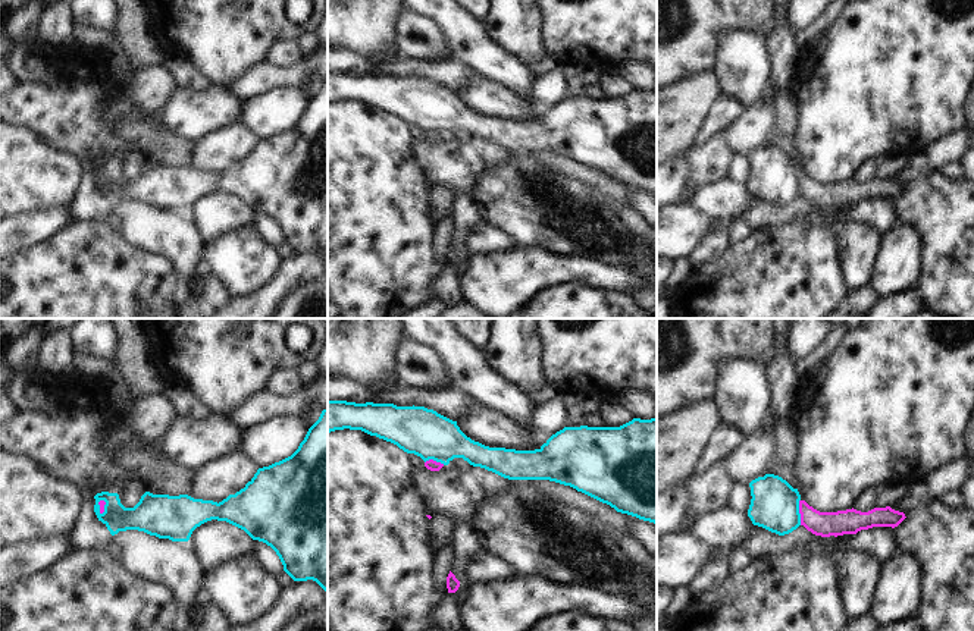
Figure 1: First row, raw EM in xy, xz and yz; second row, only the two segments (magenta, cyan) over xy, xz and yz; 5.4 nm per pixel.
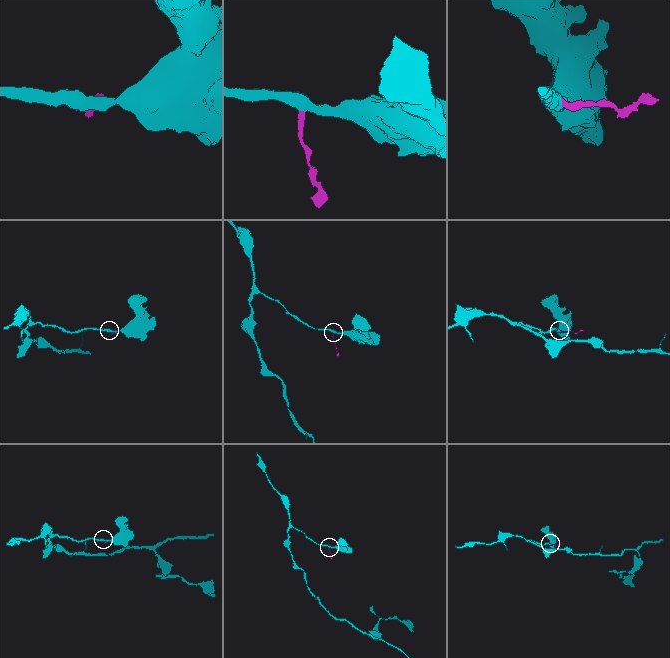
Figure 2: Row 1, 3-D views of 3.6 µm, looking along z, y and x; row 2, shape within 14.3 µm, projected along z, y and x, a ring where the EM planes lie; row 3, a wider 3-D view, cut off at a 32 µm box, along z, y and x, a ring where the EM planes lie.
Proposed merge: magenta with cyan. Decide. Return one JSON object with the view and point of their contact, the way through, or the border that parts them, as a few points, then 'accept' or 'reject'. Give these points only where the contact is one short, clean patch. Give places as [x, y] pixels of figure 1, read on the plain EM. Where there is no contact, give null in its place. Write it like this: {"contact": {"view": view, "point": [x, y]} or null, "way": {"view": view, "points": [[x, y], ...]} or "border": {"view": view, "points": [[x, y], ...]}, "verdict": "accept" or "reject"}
{"contact": {"view": "yz", "point": [799, 184]}, "border": {"view": "yz", "points": [[799, 170], [801, 195]]}, "verdict": "reject"}

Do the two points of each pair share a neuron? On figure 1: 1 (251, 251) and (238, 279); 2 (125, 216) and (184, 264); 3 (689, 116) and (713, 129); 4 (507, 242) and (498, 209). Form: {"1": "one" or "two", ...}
{"1": "one", "2": "one", "3": "two", "4": "two"}

